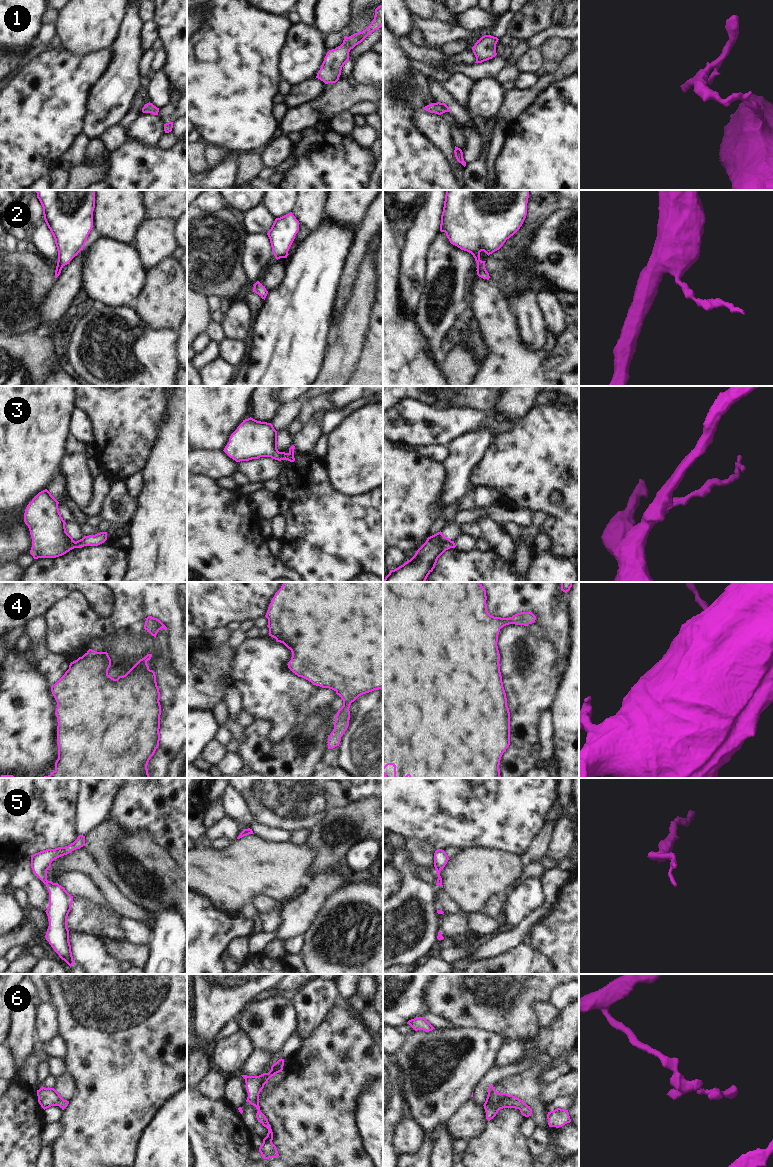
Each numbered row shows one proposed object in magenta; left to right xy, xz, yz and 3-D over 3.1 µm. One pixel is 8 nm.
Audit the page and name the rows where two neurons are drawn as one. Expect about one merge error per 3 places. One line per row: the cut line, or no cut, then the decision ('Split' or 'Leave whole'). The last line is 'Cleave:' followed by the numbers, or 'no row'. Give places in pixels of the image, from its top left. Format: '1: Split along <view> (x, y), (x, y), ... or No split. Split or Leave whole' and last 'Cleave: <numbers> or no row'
1: No split. Leave whole
2: No split. Leave whole
3: No split. Leave whole
4: No split. Leave whole
5: No split. Leave whole
6: No split. Leave whole
Cleave: no row

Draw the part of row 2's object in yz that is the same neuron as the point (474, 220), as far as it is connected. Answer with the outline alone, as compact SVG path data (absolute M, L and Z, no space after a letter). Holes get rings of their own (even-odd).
M446 190L443 212L441 215L440 231L446 233L446 236L451 244L472 254L477 263L477 275L483 279L489 280L490 276L485 268L486 261L480 260L480 252L484 251L489 256L493 252L499 250L506 240L513 236L520 229L527 215L528 198L529 190Z

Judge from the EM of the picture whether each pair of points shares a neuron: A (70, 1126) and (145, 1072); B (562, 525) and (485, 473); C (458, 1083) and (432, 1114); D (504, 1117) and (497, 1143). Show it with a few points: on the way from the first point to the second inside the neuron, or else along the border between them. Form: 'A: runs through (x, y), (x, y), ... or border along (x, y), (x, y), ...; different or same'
A: runs through (89, 1126), (126, 1091); same
B: runs through (547, 506), (514, 473), (505, 473); same
C: runs through (450, 1091), (437, 1106); same
D: runs through (504, 1123), (503, 1137); same

